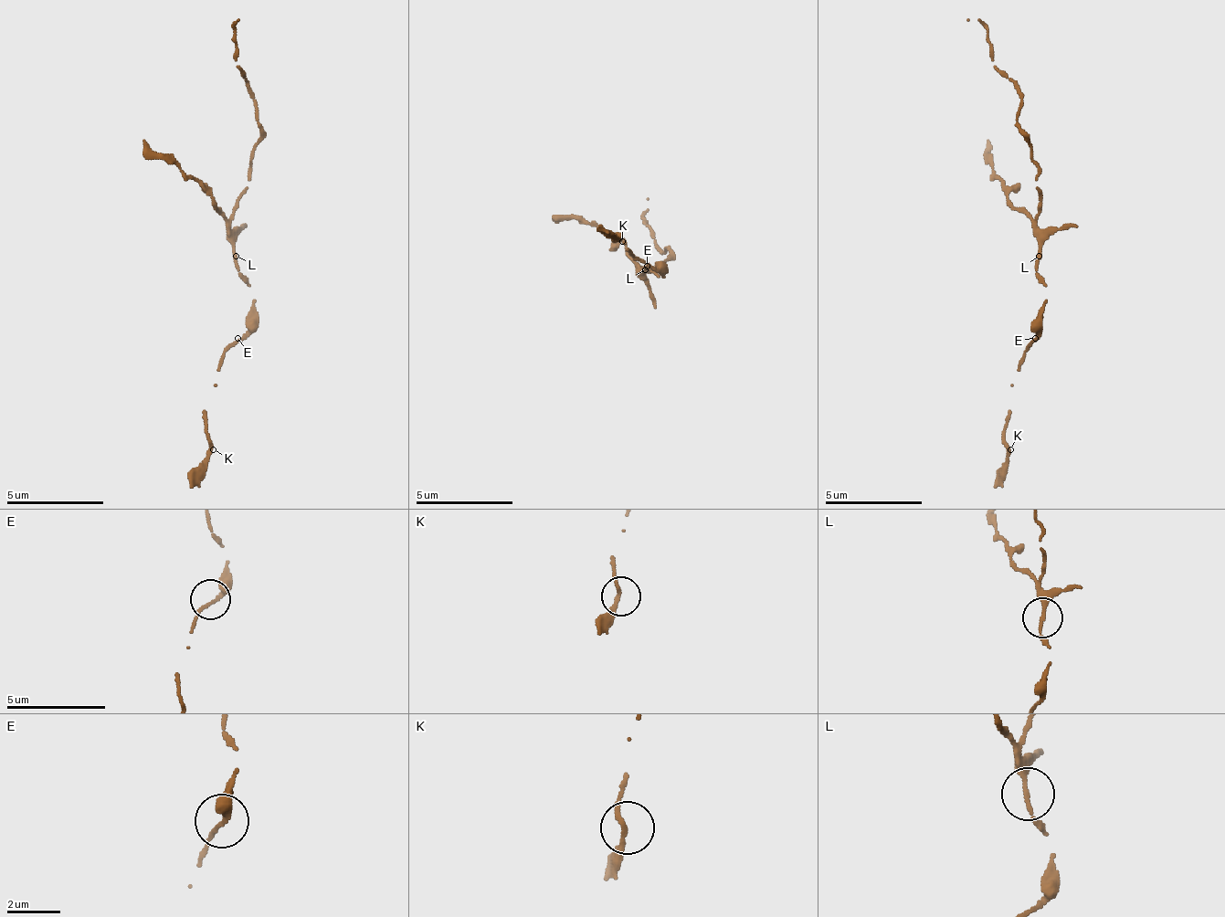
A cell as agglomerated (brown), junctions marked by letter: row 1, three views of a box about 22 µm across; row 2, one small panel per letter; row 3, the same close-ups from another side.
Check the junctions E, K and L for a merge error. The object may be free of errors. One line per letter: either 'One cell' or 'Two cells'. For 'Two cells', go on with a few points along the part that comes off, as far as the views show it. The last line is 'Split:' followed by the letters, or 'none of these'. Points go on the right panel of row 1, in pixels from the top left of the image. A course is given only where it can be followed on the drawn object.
E: One cell
K: One cell
L: Two cells. Course of the part to remove: (1040, 255), (1040, 230), (1006, 196), (987, 163), (987, 138)
Split: L

